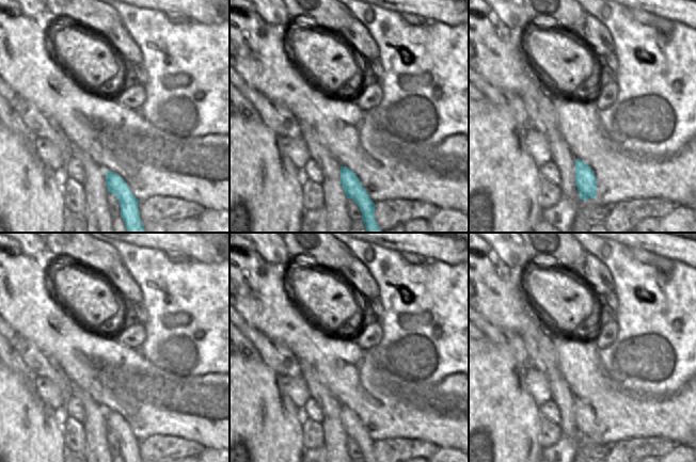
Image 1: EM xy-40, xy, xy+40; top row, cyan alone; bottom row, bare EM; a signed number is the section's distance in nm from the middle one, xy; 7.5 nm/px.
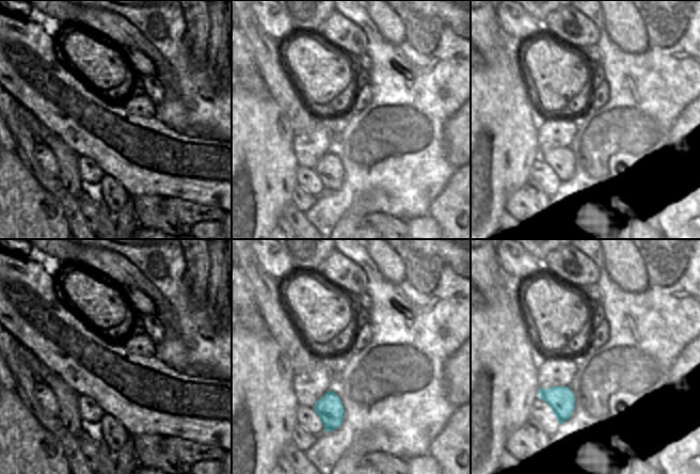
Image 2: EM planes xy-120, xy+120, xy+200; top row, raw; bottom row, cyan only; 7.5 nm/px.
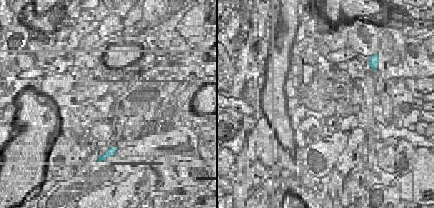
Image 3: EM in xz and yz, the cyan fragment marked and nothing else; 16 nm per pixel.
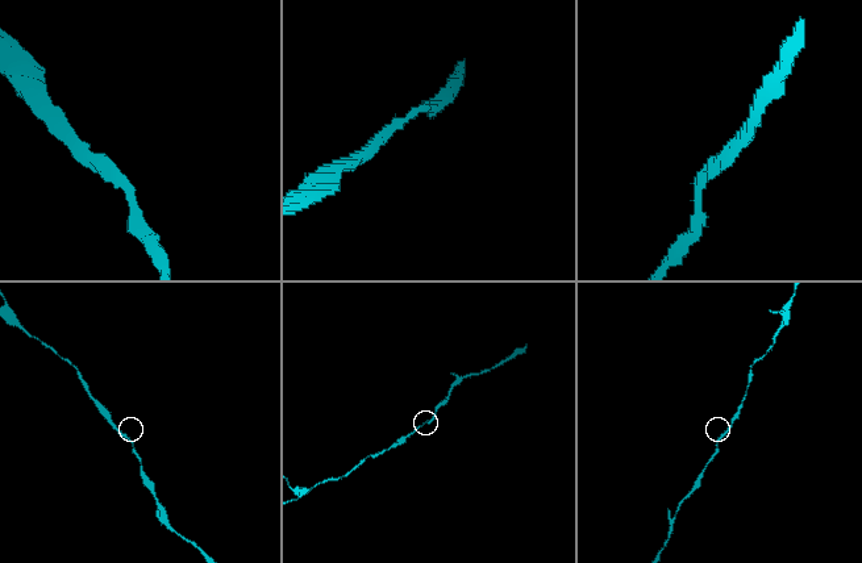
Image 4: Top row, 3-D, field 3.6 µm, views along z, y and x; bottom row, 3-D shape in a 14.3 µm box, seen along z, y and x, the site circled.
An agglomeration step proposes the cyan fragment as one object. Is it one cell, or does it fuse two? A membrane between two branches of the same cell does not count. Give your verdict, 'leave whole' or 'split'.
leave whole

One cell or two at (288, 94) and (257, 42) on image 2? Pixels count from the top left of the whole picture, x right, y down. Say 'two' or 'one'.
one

